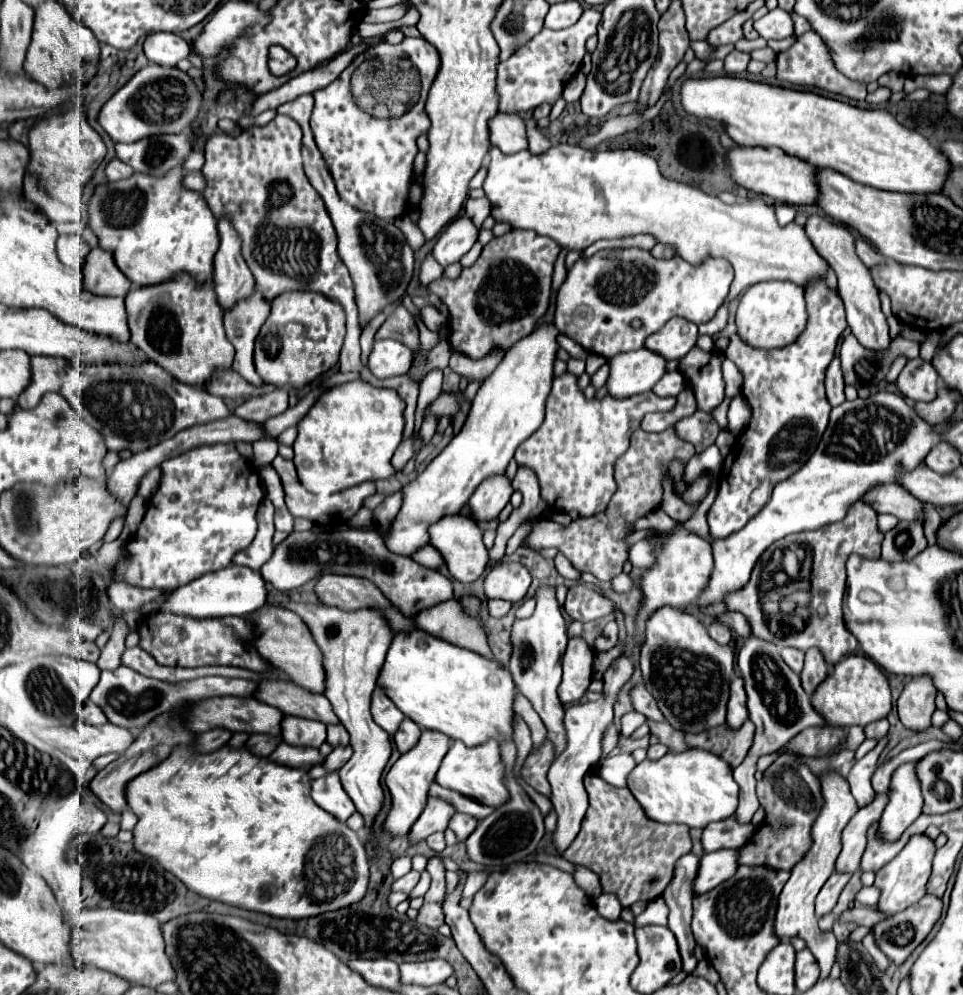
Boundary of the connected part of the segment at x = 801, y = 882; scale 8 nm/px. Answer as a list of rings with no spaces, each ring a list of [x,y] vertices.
[[[827,771],[819,775],[821,787],[823,787],[823,809],[819,817],[815,819],[811,827],[811,849],[803,855],[803,859],[791,869],[791,877],[785,883],[781,895],[779,895],[779,907],[777,907],[777,919],[775,919],[775,933],[783,937],[801,937],[807,943],[807,949],[813,953],[815,961],[819,963],[819,979],[829,977],[829,971],[835,963],[835,949],[837,939],[825,937],[825,933],[817,927],[817,915],[815,915],[815,897],[823,883],[835,873],[835,859],[841,851],[841,831],[849,823],[849,819],[859,811],[845,777],[841,777],[837,771]]]

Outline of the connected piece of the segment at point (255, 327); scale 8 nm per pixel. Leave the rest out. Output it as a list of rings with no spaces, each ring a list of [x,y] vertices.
[[[255,291],[245,301],[239,301],[235,309],[225,313],[227,339],[235,345],[233,369],[245,381],[251,381],[253,385],[263,383],[253,365],[253,345],[255,345],[255,337],[259,335],[261,325],[265,323],[269,315],[269,309],[271,305],[263,297],[259,297],[259,293]]]

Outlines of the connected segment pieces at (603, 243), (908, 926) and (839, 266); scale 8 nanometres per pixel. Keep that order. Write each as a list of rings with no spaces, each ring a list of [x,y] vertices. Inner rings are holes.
[[[637,235],[637,237],[623,237],[623,239],[601,239],[601,241],[595,241],[591,247],[585,249],[585,257],[589,255],[595,255],[597,251],[601,249],[617,249],[617,247],[641,247],[641,249],[653,249],[657,245],[655,237],[651,235]]]
[[[925,895],[915,905],[907,907],[901,913],[895,913],[893,917],[887,917],[879,925],[875,925],[871,929],[871,935],[873,935],[875,943],[877,943],[877,947],[889,957],[889,961],[893,965],[901,965],[915,951],[915,947],[929,935],[929,931],[939,921],[939,917],[941,917],[941,899],[935,897],[935,895]]]
[[[811,215],[807,225],[805,225],[805,233],[811,239],[811,243],[815,245],[815,249],[821,253],[821,257],[837,273],[837,279],[839,279],[837,291],[839,291],[839,297],[843,299],[845,313],[847,313],[847,325],[849,325],[851,333],[857,337],[857,341],[863,347],[867,347],[871,351],[887,351],[887,347],[893,341],[891,335],[889,335],[889,325],[887,325],[887,319],[885,319],[885,315],[881,311],[879,291],[873,285],[869,269],[855,255],[855,239],[853,239],[853,235],[845,227],[831,223],[823,215]]]

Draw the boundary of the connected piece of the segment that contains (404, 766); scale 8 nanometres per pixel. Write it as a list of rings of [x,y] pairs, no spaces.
[[[425,729],[419,737],[419,741],[415,743],[413,749],[409,749],[409,753],[403,753],[397,763],[391,767],[391,771],[387,773],[385,777],[385,783],[391,791],[391,797],[393,797],[393,807],[387,815],[387,821],[385,821],[385,831],[393,837],[397,835],[407,835],[411,825],[417,821],[417,817],[421,815],[425,803],[427,803],[427,791],[429,791],[429,785],[433,783],[433,777],[435,777],[435,771],[439,769],[443,757],[447,755],[447,749],[451,747],[451,737],[443,735],[443,733],[435,733],[433,729]]]

